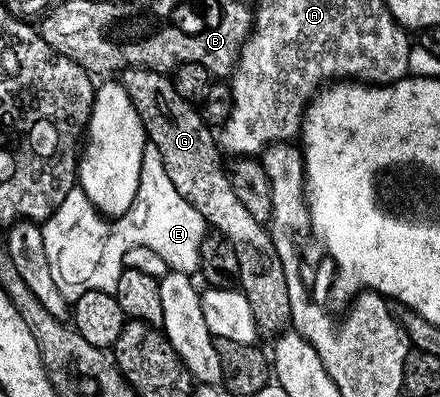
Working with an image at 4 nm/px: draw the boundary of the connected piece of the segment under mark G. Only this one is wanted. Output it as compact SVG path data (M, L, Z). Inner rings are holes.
M130 67L123 75L126 93L130 93L130 101L134 101L138 117L142 117L147 142L158 147L174 188L182 193L186 202L198 209L209 228L224 235L226 241L234 245L240 274L238 289L250 303L259 334L279 336L289 326L292 317L286 273L282 269L282 261L278 261L278 249L274 249L267 226L253 217L234 194L225 164L220 164L222 151L213 128L204 122L203 114L193 104L178 97L178 89L174 89L167 74L148 67Z

